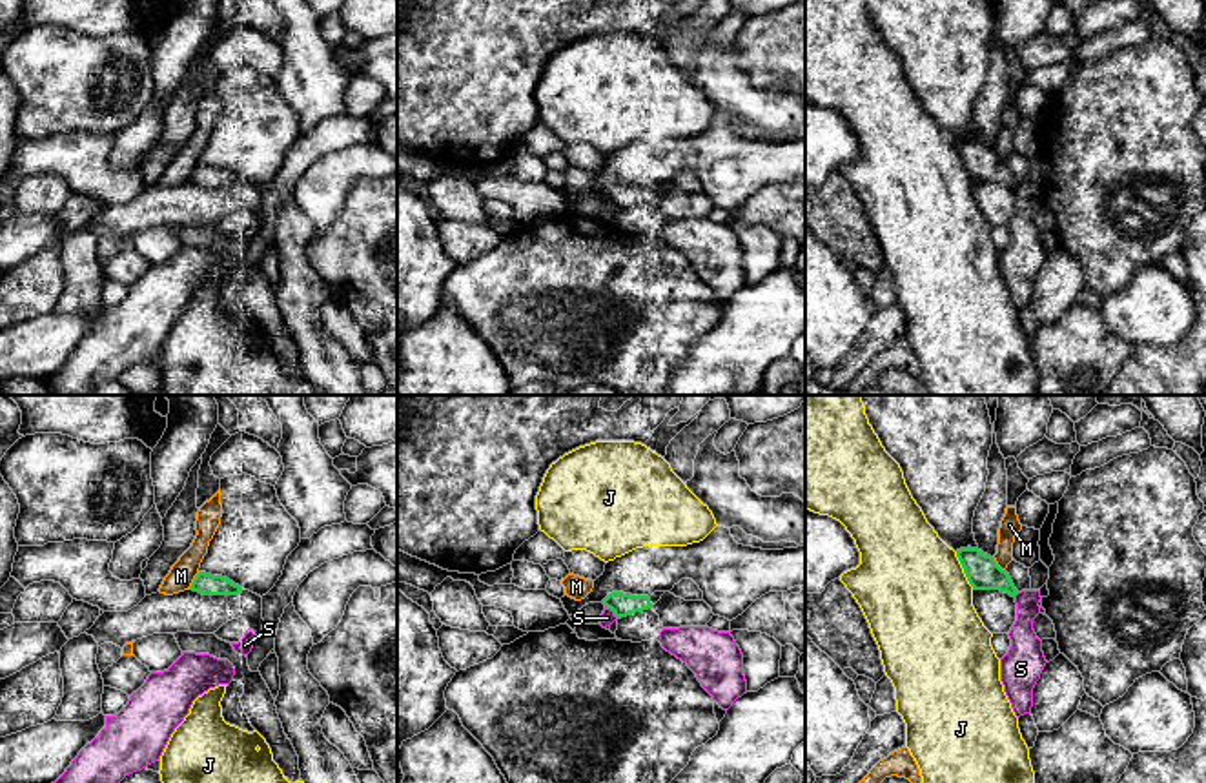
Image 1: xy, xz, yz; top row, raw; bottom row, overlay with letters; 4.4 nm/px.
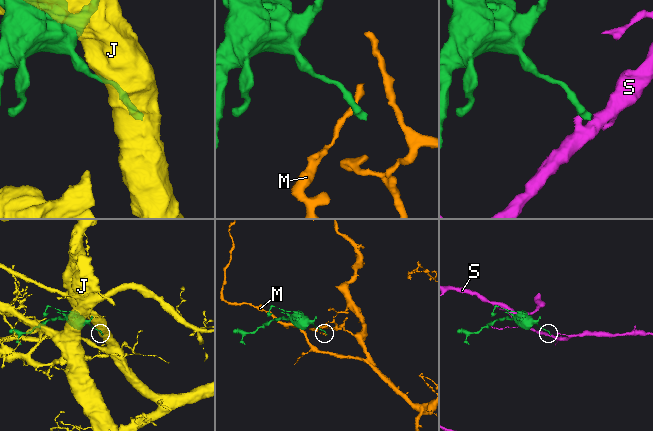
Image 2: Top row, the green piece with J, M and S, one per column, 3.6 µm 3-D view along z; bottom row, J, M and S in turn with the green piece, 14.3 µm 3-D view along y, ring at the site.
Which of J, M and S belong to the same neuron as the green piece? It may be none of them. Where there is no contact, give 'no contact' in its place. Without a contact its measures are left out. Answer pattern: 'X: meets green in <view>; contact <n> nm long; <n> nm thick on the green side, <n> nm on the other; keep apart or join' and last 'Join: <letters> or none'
J: meets green in yz; contact 190 nm long; 150 nm thick on the green side, 480 nm on the other; keep apart
M: meets green in xy; contact 90 nm long; 100 nm thick on the green side, 120 nm on the other; keep apart
S: meets green in xz; contact 90 nm long; 100 nm thick on the green side, 60 nm on the other; keep apart
Join: none

